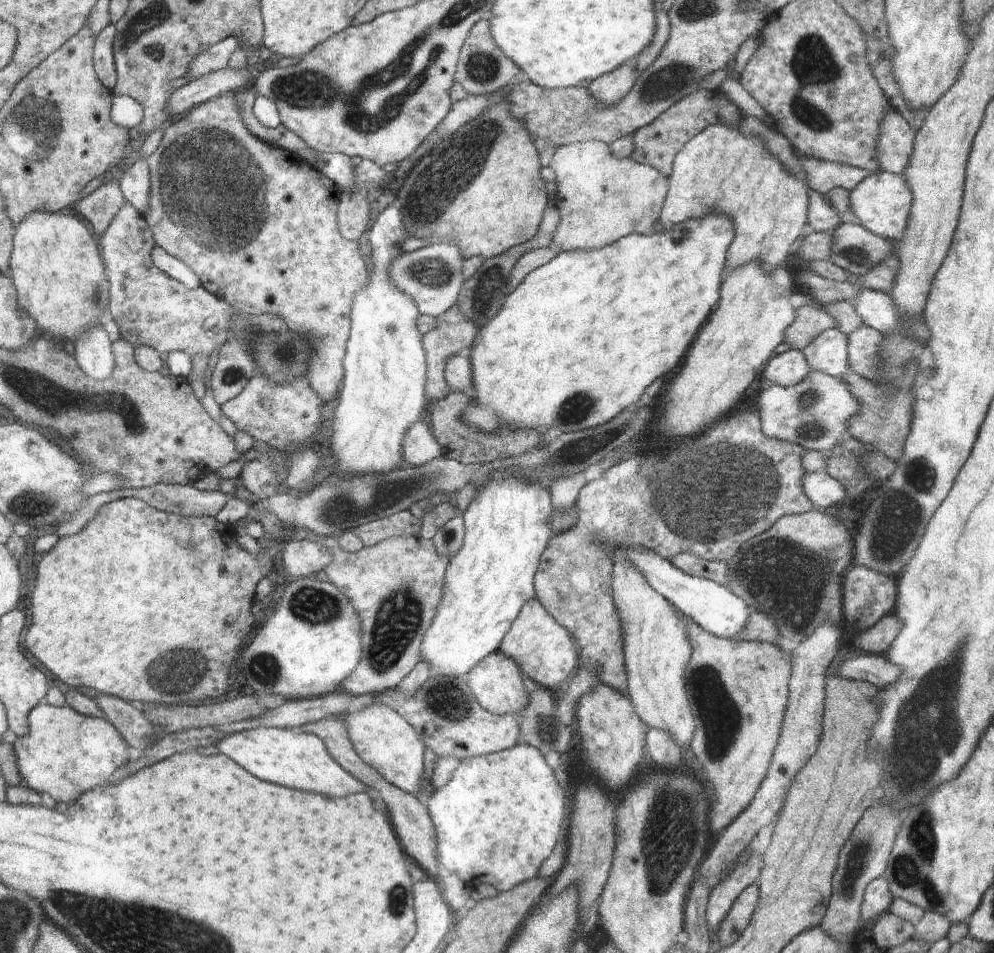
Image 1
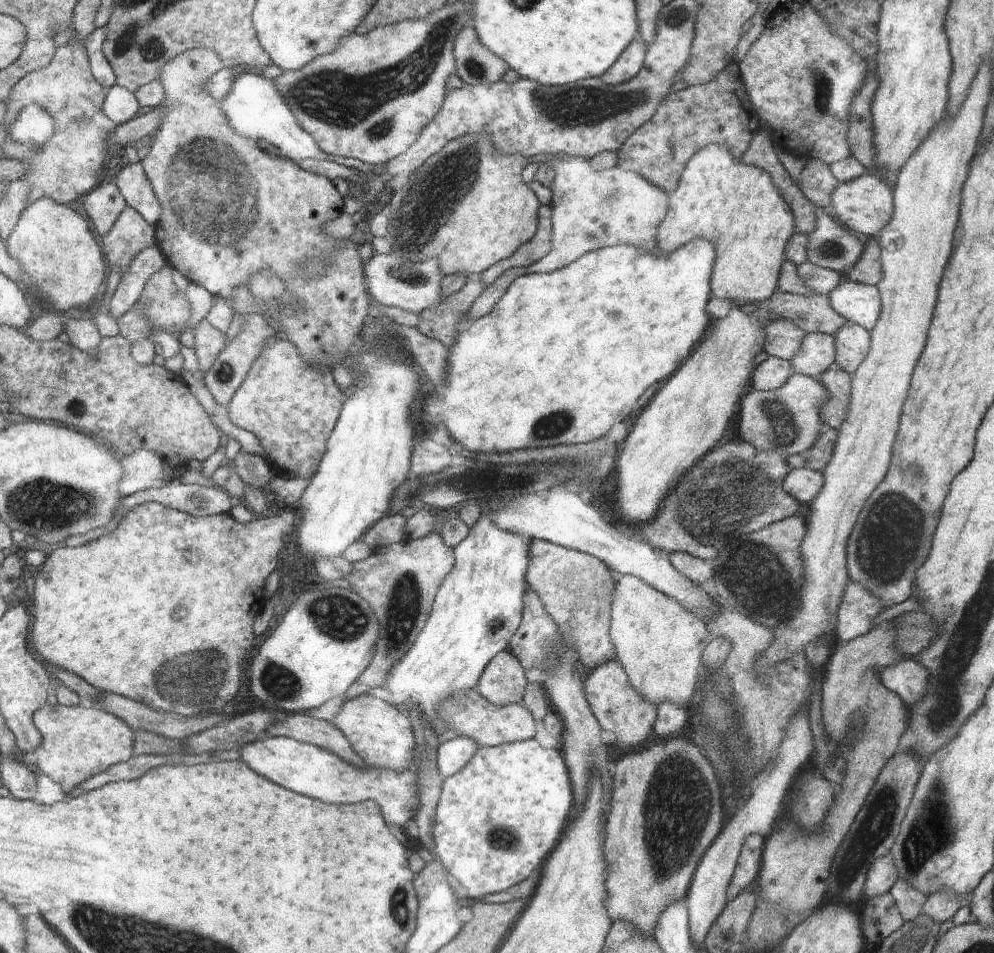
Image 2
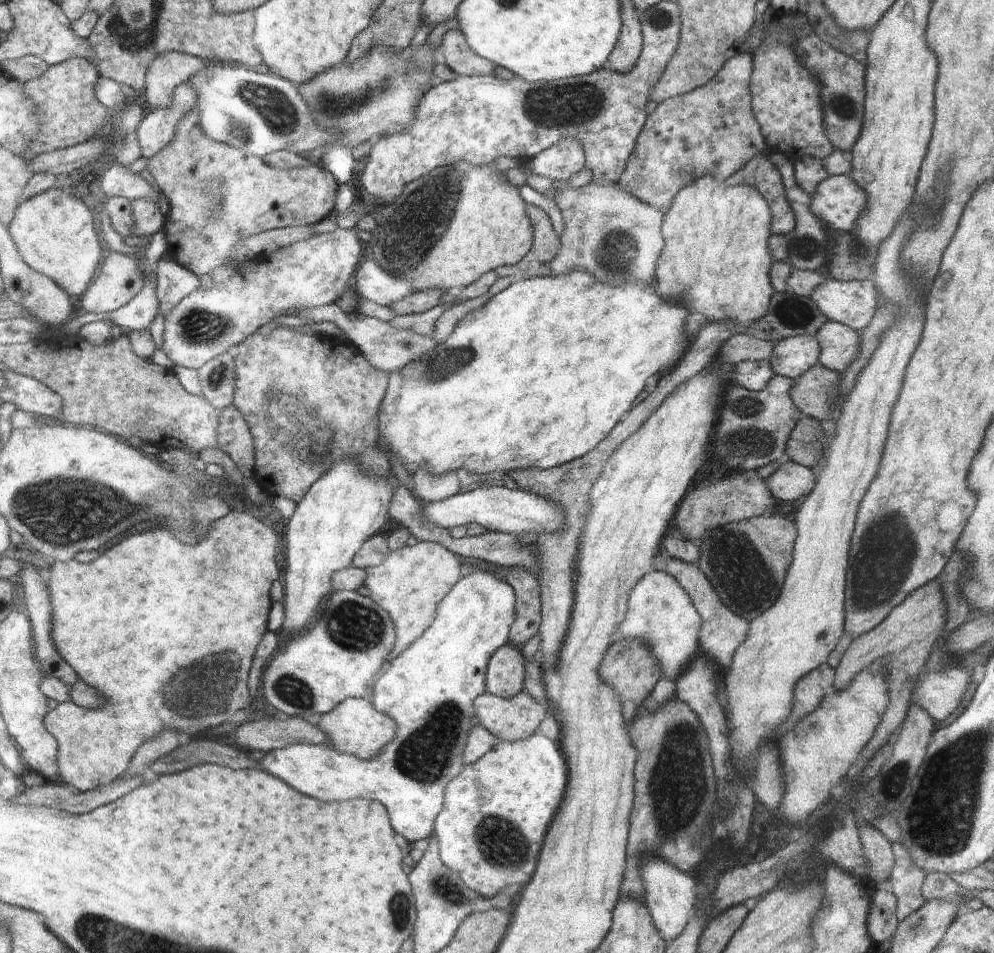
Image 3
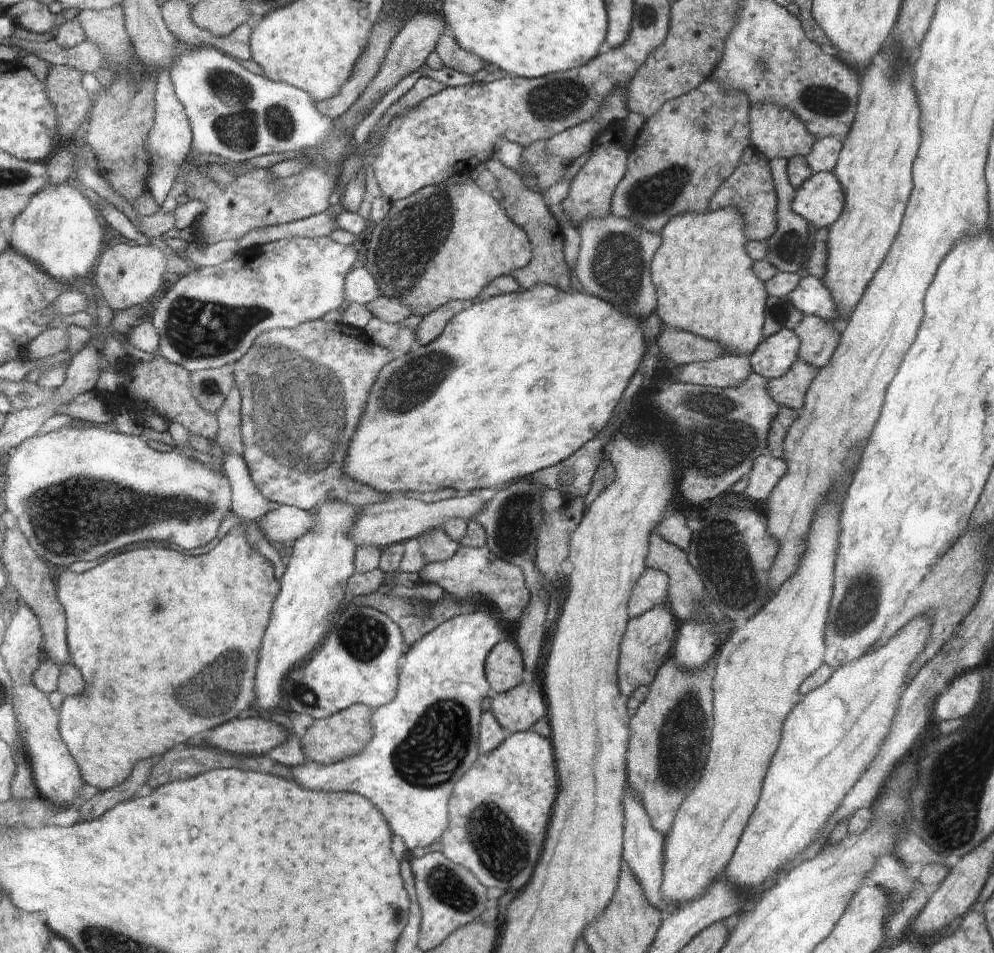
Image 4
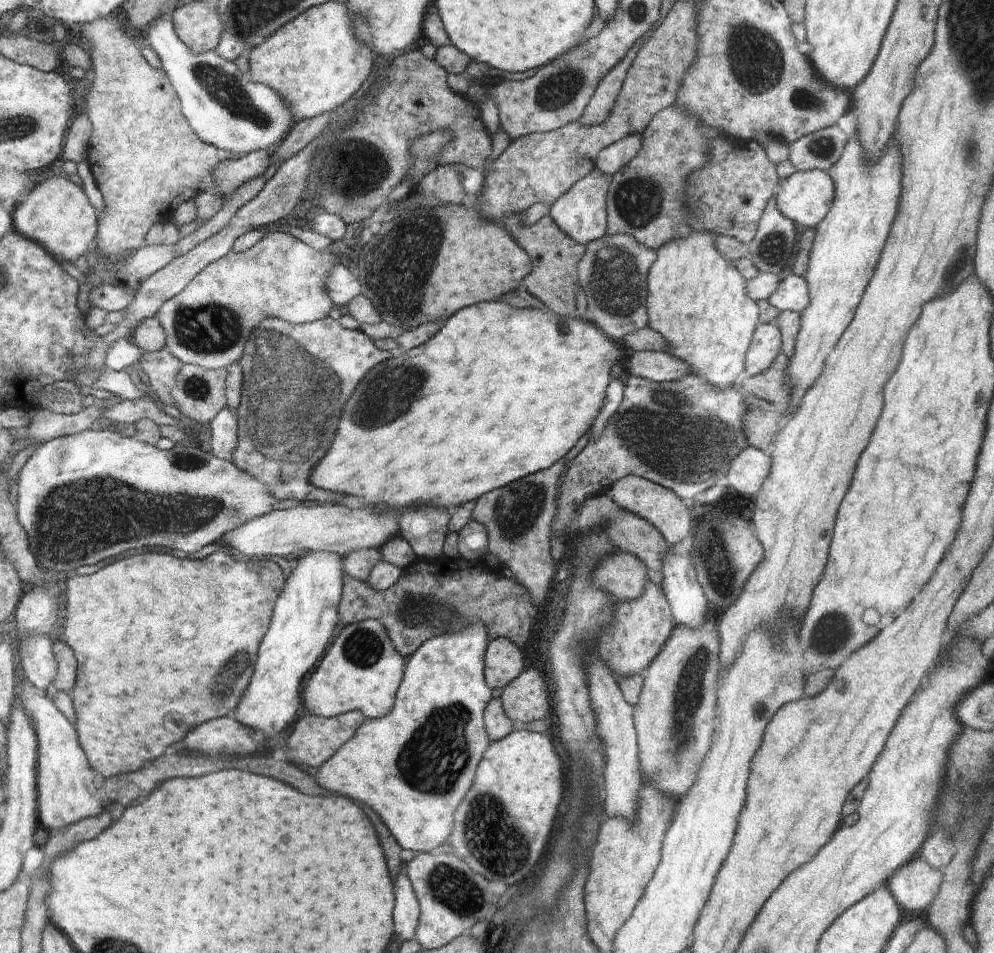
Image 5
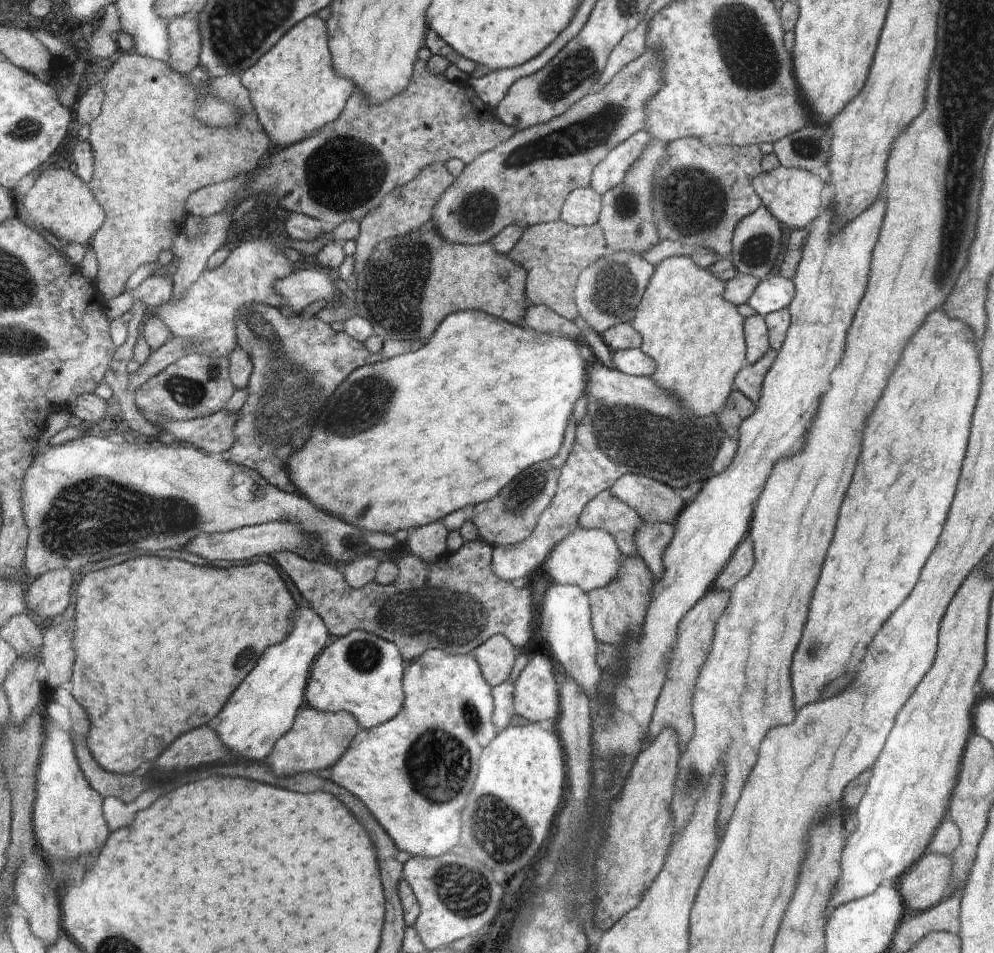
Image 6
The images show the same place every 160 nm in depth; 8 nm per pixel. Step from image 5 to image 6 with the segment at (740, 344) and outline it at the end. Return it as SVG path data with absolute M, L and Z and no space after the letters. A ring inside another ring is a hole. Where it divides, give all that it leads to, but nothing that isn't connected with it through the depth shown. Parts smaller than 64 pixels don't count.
M670 257L657 264L648 281L640 310L630 323L642 337L639 346L657 365L656 372L650 377L665 391L677 397L683 411L691 417L704 419L719 413L732 390L733 380L740 374L748 349L745 345L745 318L738 313L737 306L724 297L725 282L715 277L708 269L702 269L690 257Z

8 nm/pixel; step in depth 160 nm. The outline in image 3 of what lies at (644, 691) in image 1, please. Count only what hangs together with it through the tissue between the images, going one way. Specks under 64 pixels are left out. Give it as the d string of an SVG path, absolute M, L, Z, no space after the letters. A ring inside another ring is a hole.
M655 570L635 585L629 596L628 608L626 619L622 622L617 637L642 639L659 660L663 676L675 680L704 647L701 615L689 593L676 577Z

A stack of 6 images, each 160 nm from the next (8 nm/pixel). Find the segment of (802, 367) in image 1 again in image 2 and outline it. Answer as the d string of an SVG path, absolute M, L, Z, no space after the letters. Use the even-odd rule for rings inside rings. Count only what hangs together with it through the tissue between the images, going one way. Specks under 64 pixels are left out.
M774 356L755 366L751 378L756 391L776 391L786 384L794 373L791 360L781 360Z

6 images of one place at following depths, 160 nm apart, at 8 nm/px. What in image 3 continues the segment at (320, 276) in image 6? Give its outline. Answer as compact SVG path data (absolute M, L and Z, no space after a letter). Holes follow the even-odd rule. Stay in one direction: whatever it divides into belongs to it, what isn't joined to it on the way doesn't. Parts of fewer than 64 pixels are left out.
M374 258L358 268L354 291L366 300L387 307L414 292L408 281L387 273Z

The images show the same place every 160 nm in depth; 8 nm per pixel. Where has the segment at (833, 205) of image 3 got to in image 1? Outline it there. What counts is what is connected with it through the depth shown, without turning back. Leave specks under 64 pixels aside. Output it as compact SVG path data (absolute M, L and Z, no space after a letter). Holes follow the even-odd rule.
M883 171L871 173L851 192L854 216L860 220L860 224L864 228L868 228L872 234L888 238L896 243L902 240L902 234L906 230L912 200L914 200L914 196L908 190L906 178L903 175Z

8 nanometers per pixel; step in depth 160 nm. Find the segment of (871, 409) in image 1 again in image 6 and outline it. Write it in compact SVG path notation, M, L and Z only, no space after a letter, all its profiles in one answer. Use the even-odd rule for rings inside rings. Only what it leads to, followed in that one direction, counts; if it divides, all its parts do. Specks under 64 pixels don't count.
M770 348L756 363L746 364L740 374L733 380L734 388L738 389L746 398L756 403L761 393L764 377L772 363L776 360L777 352Z

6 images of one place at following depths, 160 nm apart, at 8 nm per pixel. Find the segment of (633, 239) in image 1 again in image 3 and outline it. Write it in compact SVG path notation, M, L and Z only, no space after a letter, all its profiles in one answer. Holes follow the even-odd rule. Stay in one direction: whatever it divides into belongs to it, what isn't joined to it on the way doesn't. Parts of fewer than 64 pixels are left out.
M574 271L563 277L554 277L553 275L545 277L532 277L524 279L523 281L514 282L510 284L505 290L498 292L492 298L489 298L482 307L477 308L468 314L465 314L454 327L454 330L450 333L450 336L440 344L437 344L430 352L424 353L421 357L414 359L407 365L404 365L400 370L397 368L397 372L393 372L394 376L389 376L390 388L386 387L386 400L382 401L382 412L378 412L378 444L380 448L388 454L390 460L394 460L394 464L400 464L404 466L409 474L412 476L420 467L427 467L427 470L434 476L444 475L445 473L455 472L463 468L463 472L470 477L493 477L502 476L502 474L508 474L510 471L520 471L521 469L527 469L528 467L539 469L555 469L560 467L564 463L569 463L571 460L588 454L593 448L598 446L601 440L606 438L606 435L621 422L622 416L628 413L630 410L630 400L636 400L636 396L642 392L646 380L650 376L656 374L656 368L668 364L668 362L676 364L674 358L680 358L680 354L683 354L684 344L688 346L688 337L684 338L684 318L690 314L684 309L677 301L665 301L660 295L657 296L656 290L648 285L634 285L629 283L623 287L614 285L607 285L604 283L598 283L595 278L586 271Z

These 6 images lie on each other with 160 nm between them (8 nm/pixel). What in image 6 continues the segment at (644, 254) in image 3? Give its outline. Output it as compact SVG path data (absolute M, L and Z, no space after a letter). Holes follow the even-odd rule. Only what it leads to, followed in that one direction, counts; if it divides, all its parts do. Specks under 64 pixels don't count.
M627 251L609 252L594 264L587 266L578 277L574 298L579 316L596 334L617 326L631 323L640 310L641 299L655 266L638 254Z

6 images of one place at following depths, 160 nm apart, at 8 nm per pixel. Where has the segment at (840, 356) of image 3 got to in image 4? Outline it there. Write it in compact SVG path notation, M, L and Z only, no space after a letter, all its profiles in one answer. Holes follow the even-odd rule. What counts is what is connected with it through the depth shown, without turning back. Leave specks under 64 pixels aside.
M804 315L793 331L799 339L797 356L800 360L817 369L828 364L839 341L840 332L834 326L820 317Z

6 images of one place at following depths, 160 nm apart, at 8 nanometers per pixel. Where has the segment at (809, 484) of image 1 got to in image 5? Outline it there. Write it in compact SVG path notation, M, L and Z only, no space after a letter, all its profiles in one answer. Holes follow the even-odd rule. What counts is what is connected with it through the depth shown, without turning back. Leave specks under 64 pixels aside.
M746 445L731 460L725 476L729 490L736 491L742 498L754 499L760 485L766 480L771 467L771 458L761 450Z

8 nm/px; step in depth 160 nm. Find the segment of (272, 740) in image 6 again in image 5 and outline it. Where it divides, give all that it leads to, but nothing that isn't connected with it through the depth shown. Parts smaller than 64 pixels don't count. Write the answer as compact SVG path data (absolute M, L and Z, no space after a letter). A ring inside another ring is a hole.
M314 551L298 558L298 566L292 571L290 578L286 579L285 588L275 604L274 618L272 618L274 624L270 624L270 634L259 648L256 670L240 704L235 708L236 718L243 725L261 733L266 739L280 734L294 720L294 714L300 708L300 684L308 674L308 670L312 670L312 666L316 666L318 660L323 658L322 654L326 652L332 632L336 624L339 624L336 606L340 606L341 594L344 590L344 574L343 557L324 551Z

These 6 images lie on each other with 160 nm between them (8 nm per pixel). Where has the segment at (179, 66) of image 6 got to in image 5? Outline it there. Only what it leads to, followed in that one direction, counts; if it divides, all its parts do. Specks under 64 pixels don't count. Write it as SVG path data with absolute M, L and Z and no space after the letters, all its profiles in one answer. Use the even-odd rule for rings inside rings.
M196 1L178 6L170 15L177 35L194 53L214 51L221 40L222 23L215 3Z

